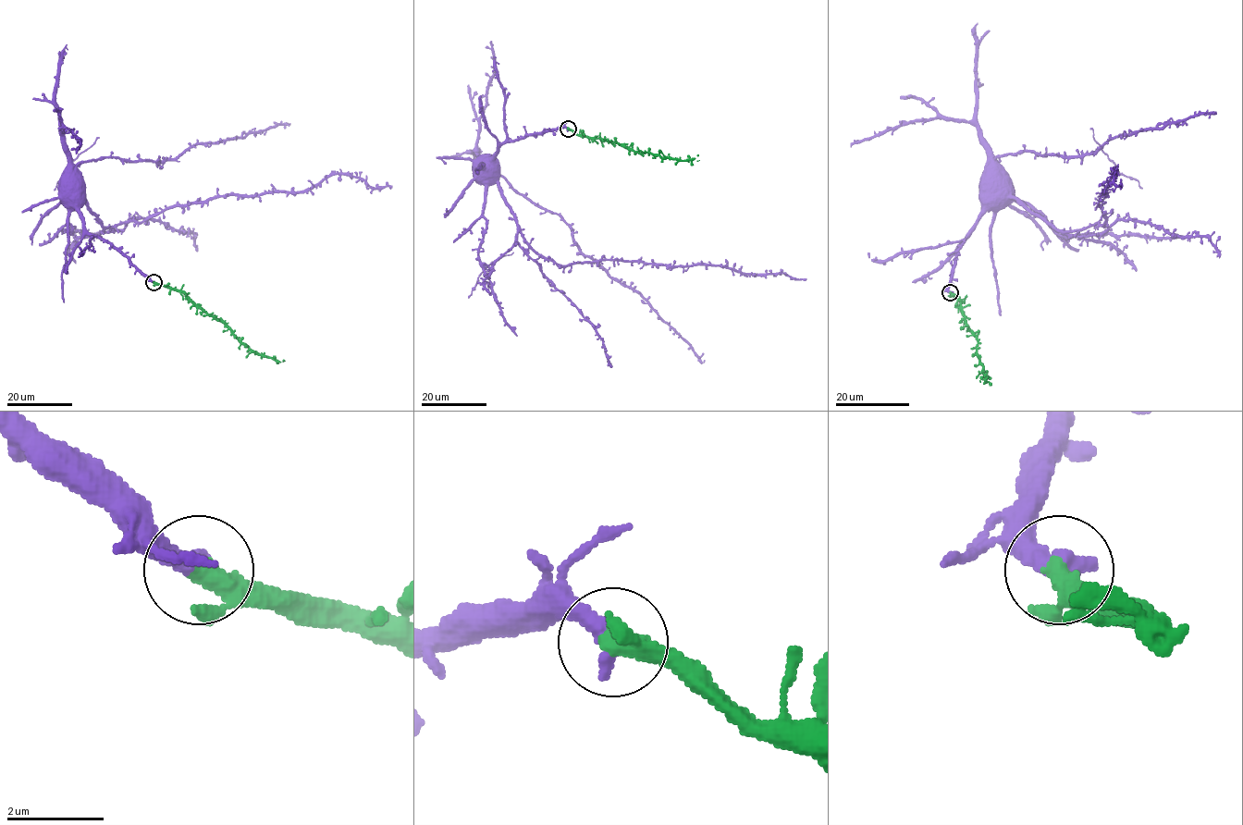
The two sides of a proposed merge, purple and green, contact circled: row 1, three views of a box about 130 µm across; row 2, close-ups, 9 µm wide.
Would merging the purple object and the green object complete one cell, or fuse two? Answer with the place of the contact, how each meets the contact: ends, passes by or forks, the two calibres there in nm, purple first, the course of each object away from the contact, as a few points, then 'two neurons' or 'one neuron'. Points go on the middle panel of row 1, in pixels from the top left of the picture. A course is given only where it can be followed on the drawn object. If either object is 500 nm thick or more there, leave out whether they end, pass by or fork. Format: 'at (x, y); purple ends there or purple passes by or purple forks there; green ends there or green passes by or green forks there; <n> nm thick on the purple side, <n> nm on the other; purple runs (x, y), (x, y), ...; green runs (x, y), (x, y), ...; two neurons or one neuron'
at (568, 129); purple ends there; green passes by; 380 nm thick on the purple side, 340 nm on the other; purple runs (568, 129), (505, 141), (494, 161), (501, 197), (523, 239), (539, 254), (560, 264), (720, 264), (806, 278); green runs (568, 129), (585, 137), (614, 141), (640, 153), (698, 160); one neuron

